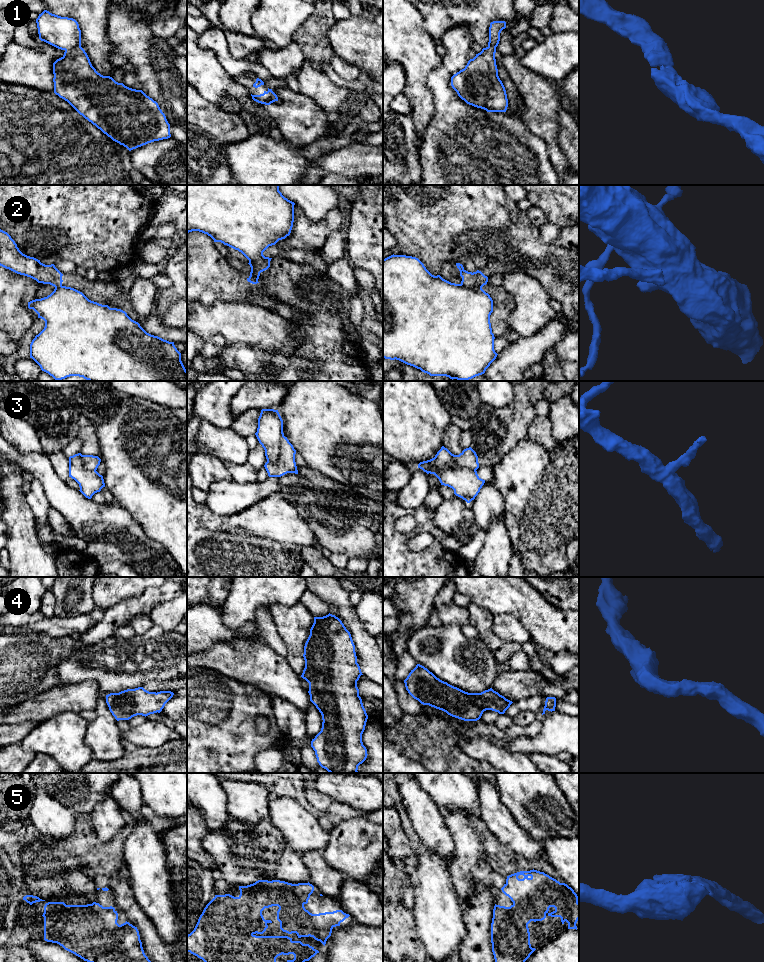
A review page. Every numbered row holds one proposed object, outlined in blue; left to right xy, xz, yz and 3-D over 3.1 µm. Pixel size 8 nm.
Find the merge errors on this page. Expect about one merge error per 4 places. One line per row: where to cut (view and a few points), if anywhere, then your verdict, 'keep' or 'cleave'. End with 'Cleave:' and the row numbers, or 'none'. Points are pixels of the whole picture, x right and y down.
1: cut none; keep
2: cut yz (461, 282), (469, 287), (481, 287); cleave
3: cut xz (284, 436), (278, 459), (275, 462), (268, 462); cleave
4: cut none; keep
5: cut none; keep
Cleave: 2, 3

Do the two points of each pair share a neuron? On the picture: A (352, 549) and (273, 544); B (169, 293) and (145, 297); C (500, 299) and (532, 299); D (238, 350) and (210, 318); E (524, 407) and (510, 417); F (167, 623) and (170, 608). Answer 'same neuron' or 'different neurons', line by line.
A: different neurons
B: different neurons
C: different neurons
D: different neurons
E: same neuron
F: same neuron

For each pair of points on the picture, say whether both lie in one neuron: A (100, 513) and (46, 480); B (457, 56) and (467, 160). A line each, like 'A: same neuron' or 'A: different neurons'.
A: same neuron
B: same neuron

